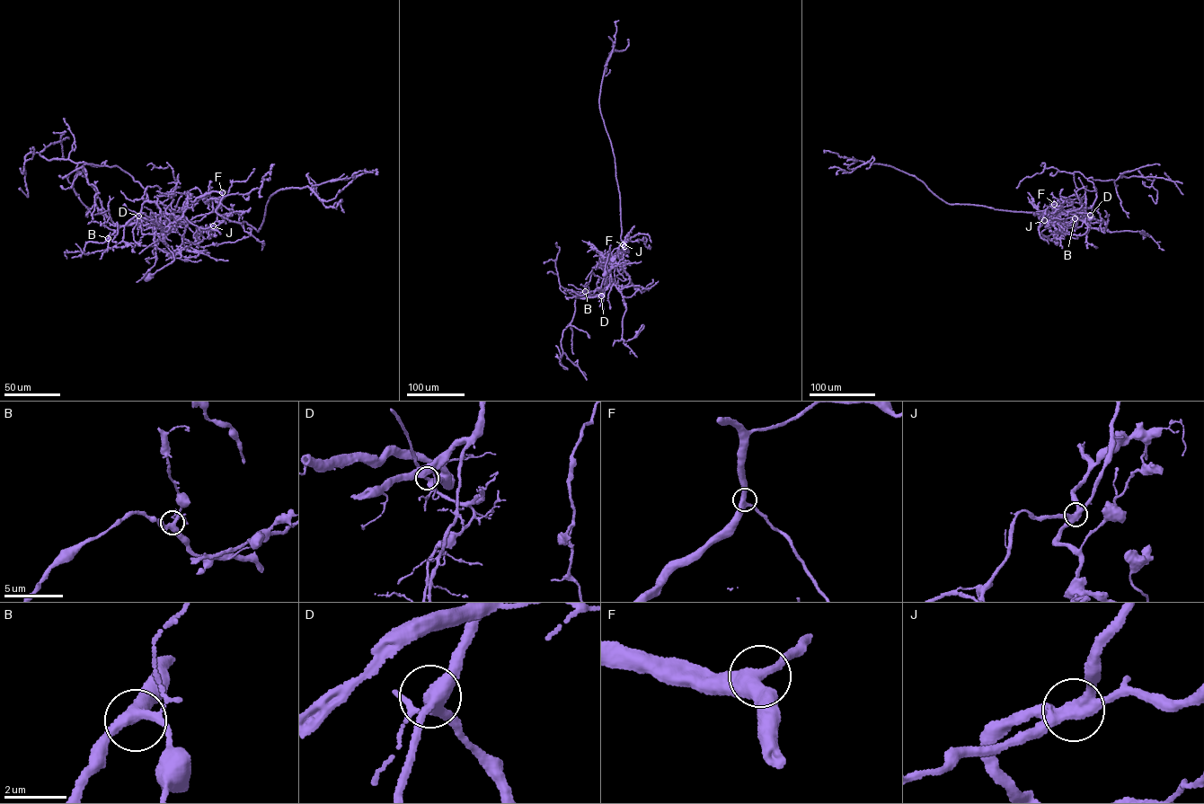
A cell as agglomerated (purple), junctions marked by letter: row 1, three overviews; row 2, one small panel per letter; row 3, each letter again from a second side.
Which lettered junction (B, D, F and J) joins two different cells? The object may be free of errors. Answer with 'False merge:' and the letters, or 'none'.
False merge: J

